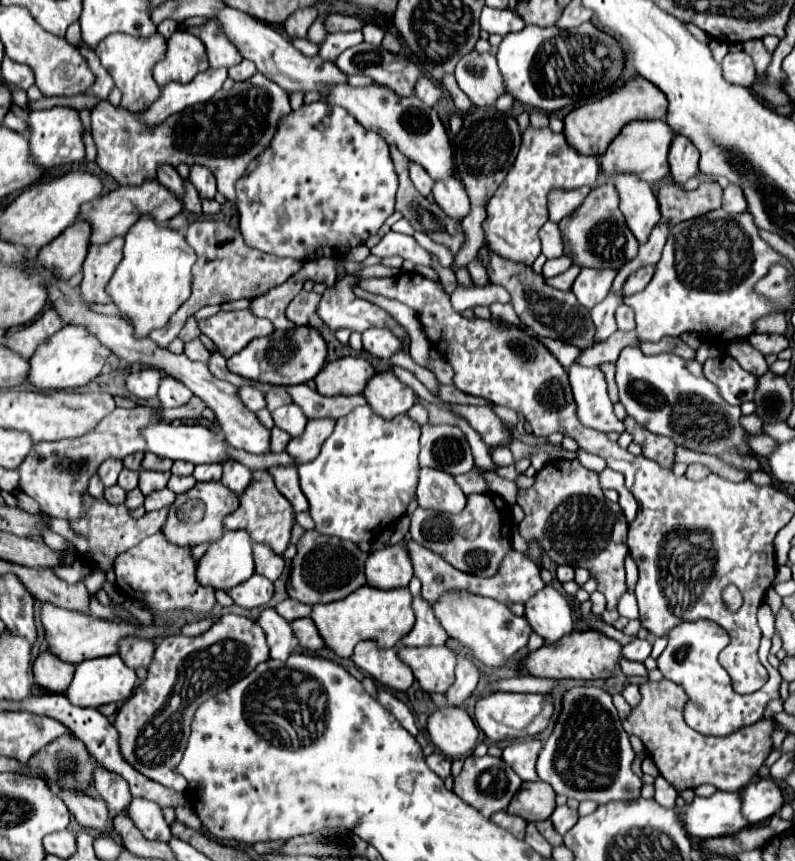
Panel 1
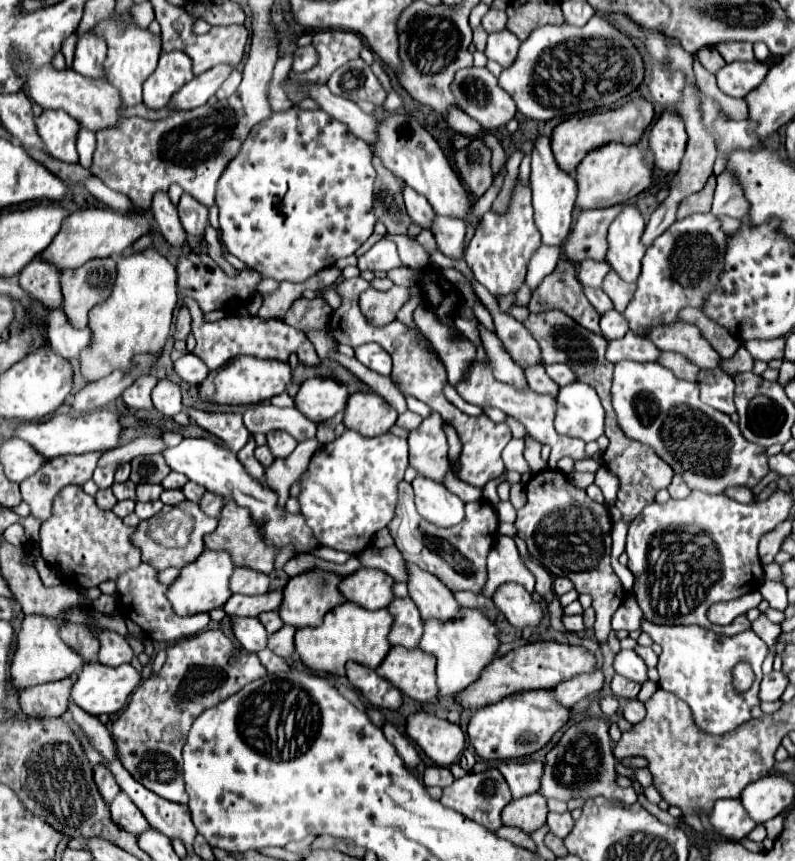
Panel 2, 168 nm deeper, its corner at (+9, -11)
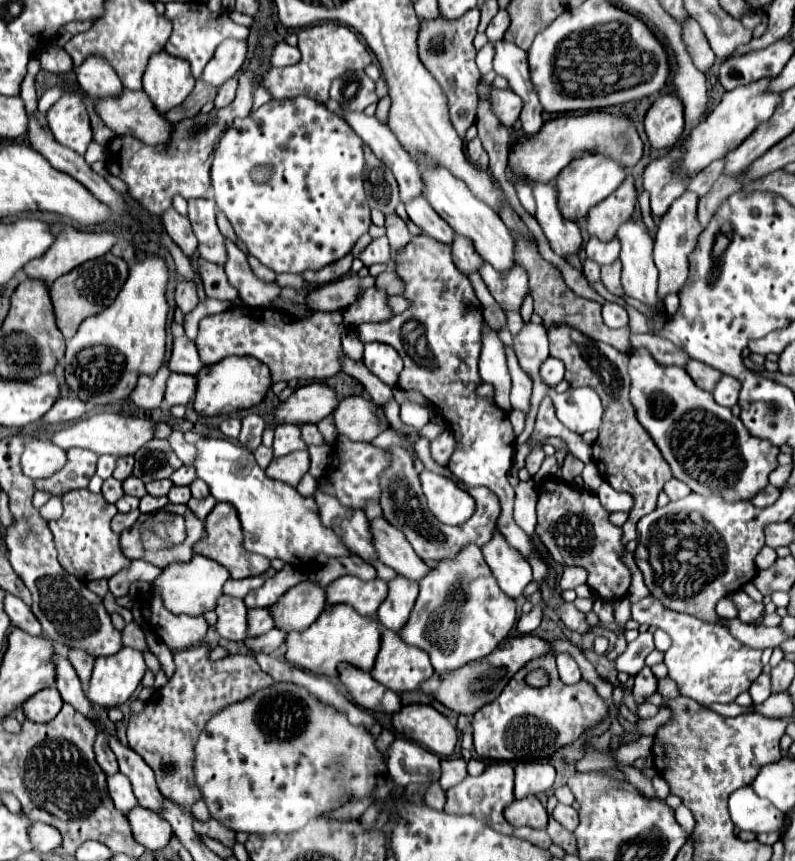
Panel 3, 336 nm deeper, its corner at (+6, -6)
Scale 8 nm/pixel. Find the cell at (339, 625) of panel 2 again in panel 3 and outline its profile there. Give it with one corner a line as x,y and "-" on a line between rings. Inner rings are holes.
330,604
324,608
324,614
304,632
290,632
286,638
286,660
312,672
318,676
336,678
338,676
338,664
350,662
358,666
364,672
370,672
376,654
380,652
380,624
376,618
358,614
348,604

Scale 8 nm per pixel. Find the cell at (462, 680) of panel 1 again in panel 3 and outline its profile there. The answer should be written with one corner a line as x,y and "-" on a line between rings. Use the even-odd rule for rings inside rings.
468,546
460,558
438,562
432,574
420,582
412,618
400,636
404,642
426,650
434,672
442,676
488,656
508,636
514,622
516,602
498,588
482,552
476,546

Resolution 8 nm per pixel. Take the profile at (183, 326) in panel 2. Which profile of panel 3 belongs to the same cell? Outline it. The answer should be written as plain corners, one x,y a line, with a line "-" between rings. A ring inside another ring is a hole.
178,278
178,286
176,286
176,304
178,304
178,308
182,310
182,314
190,314
190,312
198,306
194,282
186,282
184,278

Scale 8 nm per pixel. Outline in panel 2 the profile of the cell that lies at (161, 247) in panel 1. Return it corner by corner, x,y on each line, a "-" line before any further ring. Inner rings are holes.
145,249
141,253
127,251
117,259
117,281
115,281
111,297
107,301
99,303
97,307
93,307
93,311
89,311
87,327
91,329
93,343
79,355
79,365
81,365
79,371
83,375
85,383
93,383
93,381
113,373
115,369
129,371
129,367
133,367
135,355
141,355
141,353
159,355
163,351
163,345
165,345
165,341
169,337
169,329
171,329
173,309
177,305
175,281
177,281
175,267
155,249

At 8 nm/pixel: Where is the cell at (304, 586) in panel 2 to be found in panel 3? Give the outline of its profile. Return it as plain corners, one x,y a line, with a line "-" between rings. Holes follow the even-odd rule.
304,580
296,584
276,606
270,606
270,614
284,632
292,630
306,630
316,618
322,614
326,606
326,588
322,588
318,582

